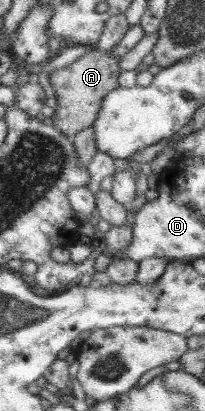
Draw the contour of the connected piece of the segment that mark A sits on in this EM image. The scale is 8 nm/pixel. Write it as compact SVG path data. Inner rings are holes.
M91 49L82 55L75 63L63 69L53 70L49 74L51 87L57 96L57 105L52 115L52 126L60 129L61 133L74 137L81 129L93 125L103 98L118 86L118 75L121 73L119 60L112 49Z

